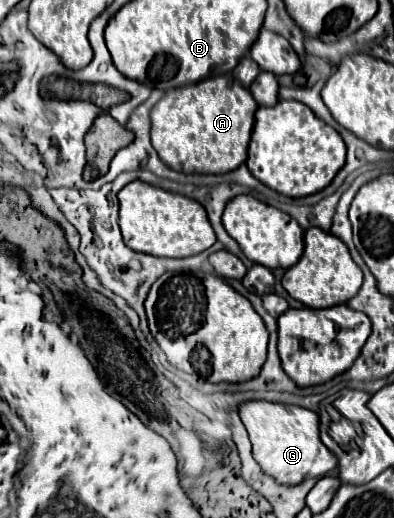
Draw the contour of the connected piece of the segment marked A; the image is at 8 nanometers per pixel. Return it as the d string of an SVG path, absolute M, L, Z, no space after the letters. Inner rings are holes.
M230 73L208 77L192 85L176 87L168 91L152 109L152 145L160 159L174 171L182 173L228 173L246 161L248 141L254 125L254 113L258 109L252 93L236 81Z

